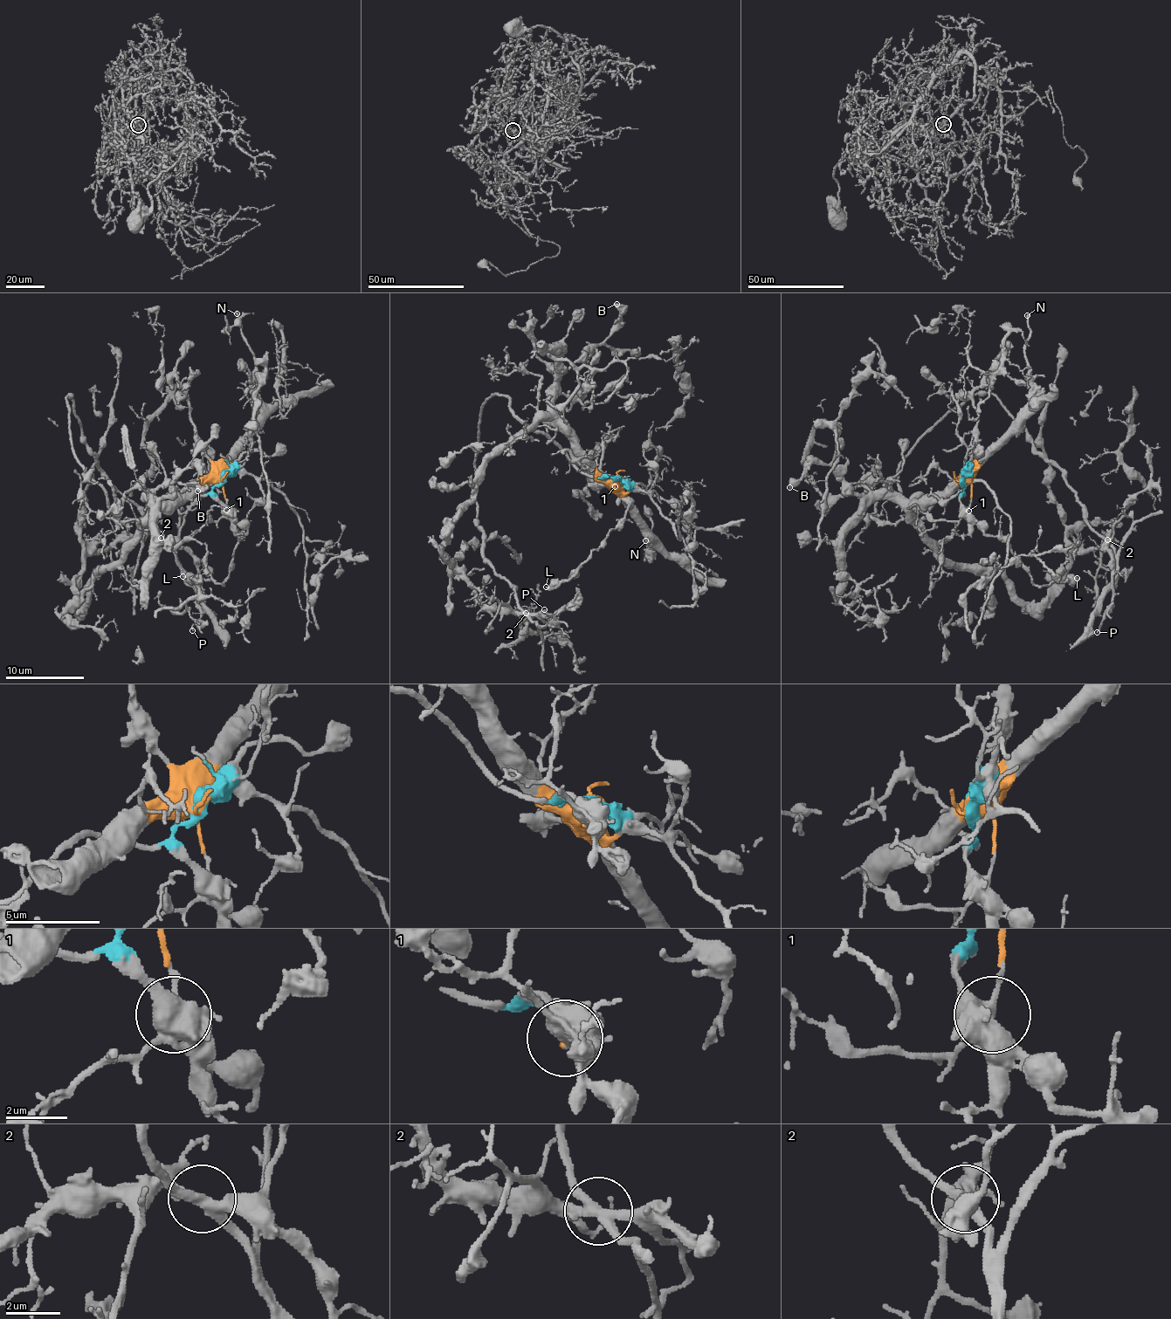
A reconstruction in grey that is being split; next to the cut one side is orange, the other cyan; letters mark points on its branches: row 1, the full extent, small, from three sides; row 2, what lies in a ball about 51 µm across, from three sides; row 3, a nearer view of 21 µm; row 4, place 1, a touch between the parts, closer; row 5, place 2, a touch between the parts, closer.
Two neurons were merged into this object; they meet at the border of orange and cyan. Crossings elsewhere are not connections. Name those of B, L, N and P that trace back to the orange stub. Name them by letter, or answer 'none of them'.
B, N, P

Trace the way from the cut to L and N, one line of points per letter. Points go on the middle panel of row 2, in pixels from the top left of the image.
L: (615, 480), (605, 478), (611, 475), (618, 493), (630, 505), (625, 518), (566, 580), (552, 580), (545, 587)
N: (615, 480), (630, 499), (634, 517), (655, 544), (651, 547), (657, 547), (655, 541), (646, 545), (645, 540)

